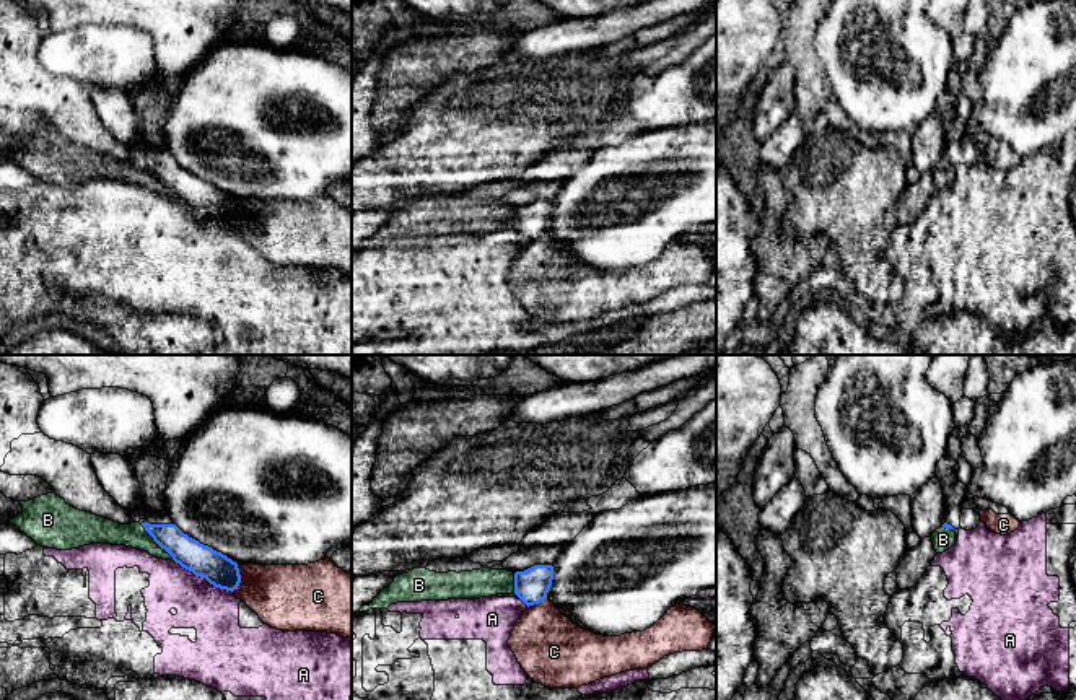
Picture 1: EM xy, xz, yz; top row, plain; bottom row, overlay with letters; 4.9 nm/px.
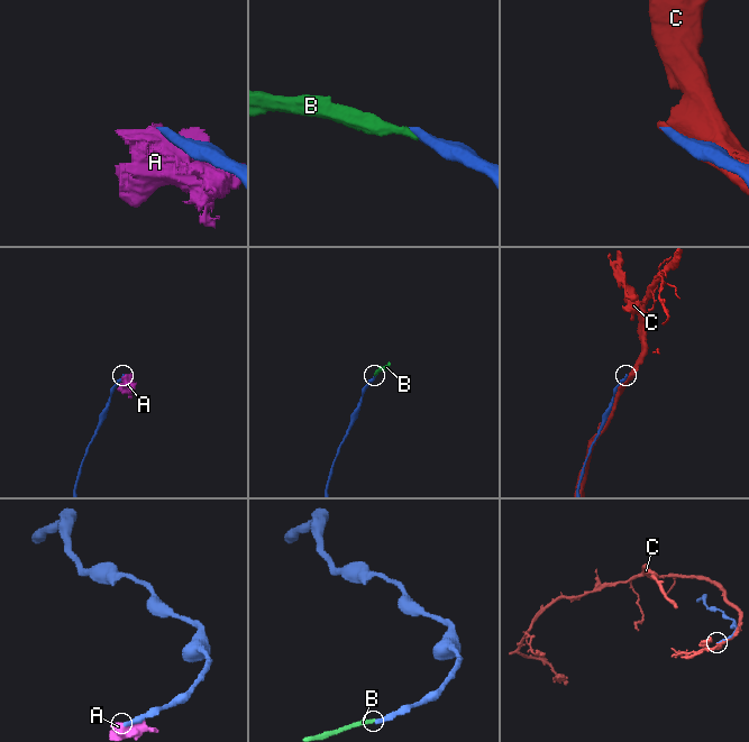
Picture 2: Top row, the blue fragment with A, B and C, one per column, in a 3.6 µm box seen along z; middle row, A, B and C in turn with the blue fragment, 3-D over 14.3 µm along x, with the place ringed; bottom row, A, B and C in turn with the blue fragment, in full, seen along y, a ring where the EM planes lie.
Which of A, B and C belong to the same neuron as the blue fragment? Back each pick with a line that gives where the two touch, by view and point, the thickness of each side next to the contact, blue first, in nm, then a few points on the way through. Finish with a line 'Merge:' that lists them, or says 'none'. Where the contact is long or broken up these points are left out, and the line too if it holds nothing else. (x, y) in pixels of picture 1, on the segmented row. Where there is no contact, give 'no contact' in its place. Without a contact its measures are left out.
Merge: none

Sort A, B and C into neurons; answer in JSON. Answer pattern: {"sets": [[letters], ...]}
{"sets": [["A"], ["B"], ["C"]]}

